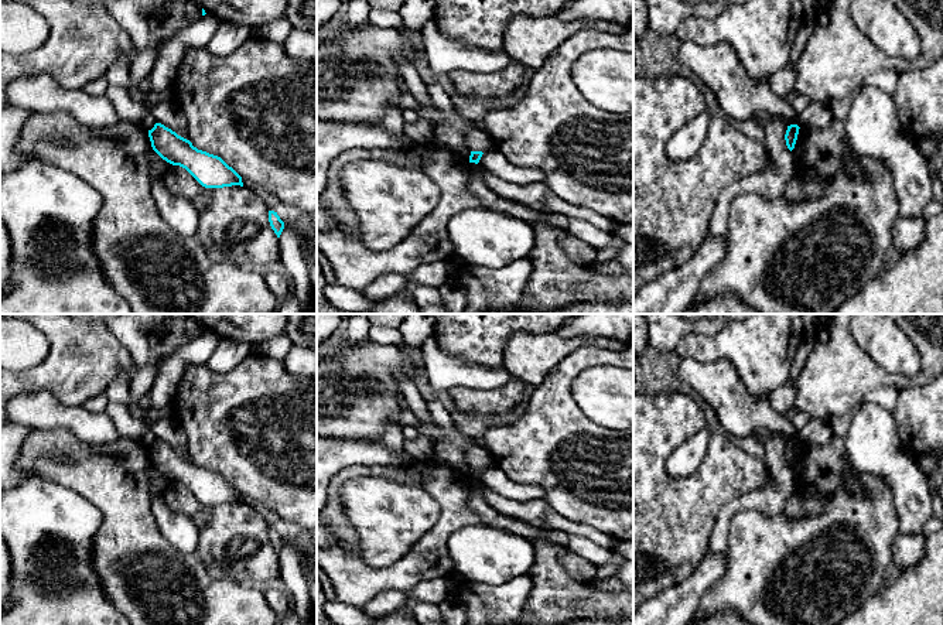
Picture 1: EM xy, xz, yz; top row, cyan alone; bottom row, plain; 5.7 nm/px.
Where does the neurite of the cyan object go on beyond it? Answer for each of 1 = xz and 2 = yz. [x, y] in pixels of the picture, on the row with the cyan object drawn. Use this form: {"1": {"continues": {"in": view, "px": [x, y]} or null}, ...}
{"1": {"continues": null}, "2": {"continues": null}}

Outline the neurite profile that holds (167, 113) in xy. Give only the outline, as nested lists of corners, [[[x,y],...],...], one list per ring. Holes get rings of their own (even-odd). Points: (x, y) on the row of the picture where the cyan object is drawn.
[[[157,102],[150,107],[150,113],[157,123],[175,132],[178,136],[188,139],[188,126],[185,115],[171,102]]]

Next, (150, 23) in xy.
[[[72,0],[102,6],[116,23],[129,33],[137,49],[160,49],[175,34],[202,17],[202,8],[194,0]]]

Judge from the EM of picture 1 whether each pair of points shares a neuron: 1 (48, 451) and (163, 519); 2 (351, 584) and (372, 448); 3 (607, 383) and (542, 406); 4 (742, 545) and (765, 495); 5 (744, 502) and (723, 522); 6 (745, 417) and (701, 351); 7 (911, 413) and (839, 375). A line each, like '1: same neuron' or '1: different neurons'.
1: different neurons
2: different neurons
3: different neurons
4: different neurons
5: same neuron
6: different neurons
7: different neurons

